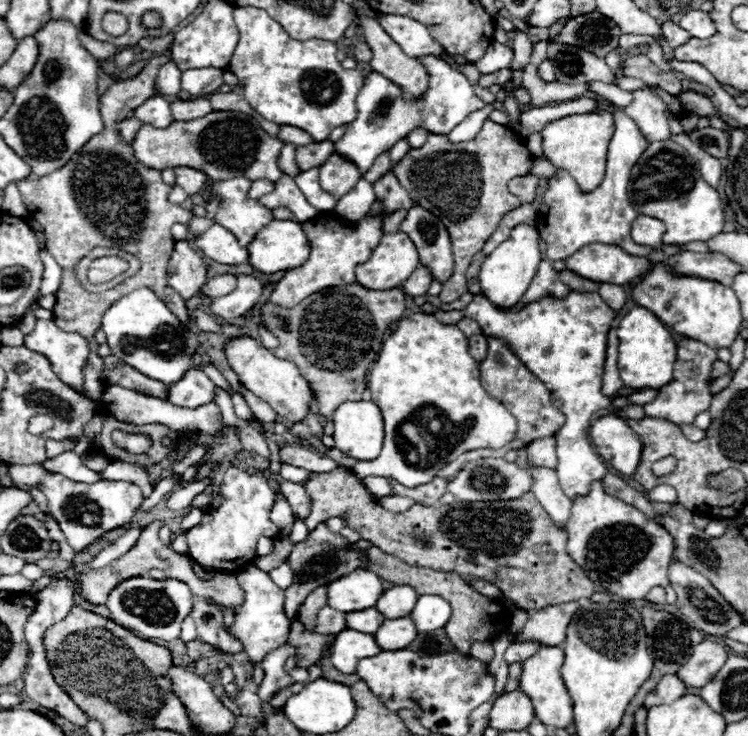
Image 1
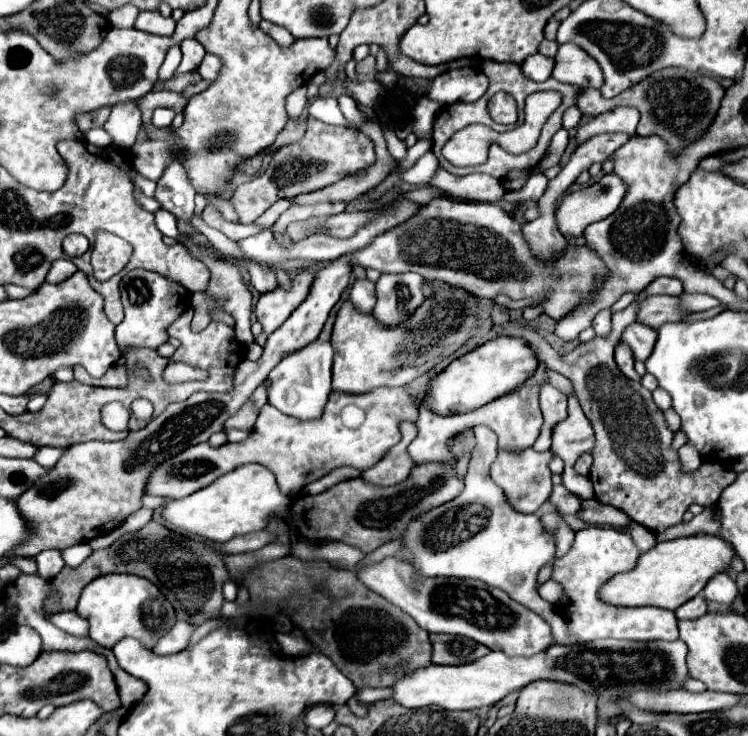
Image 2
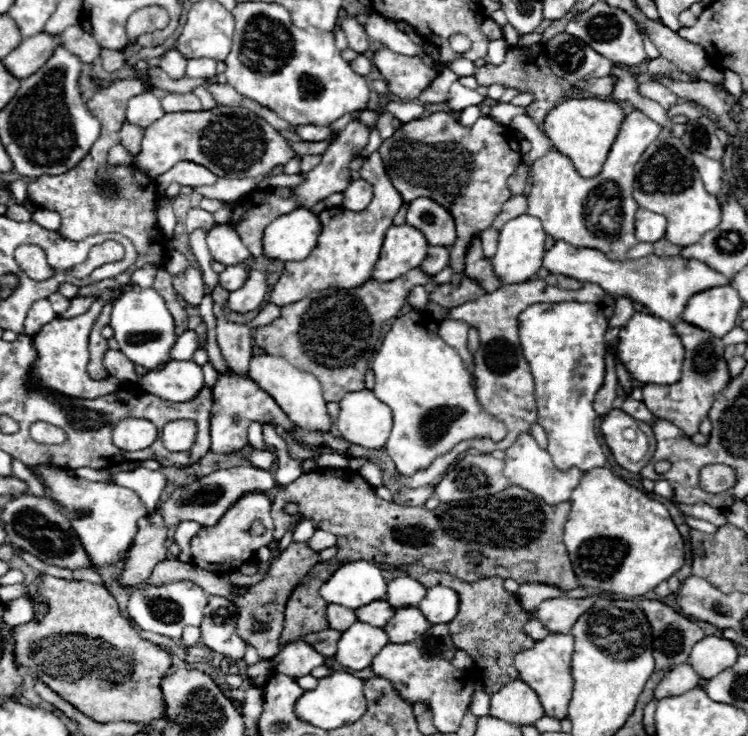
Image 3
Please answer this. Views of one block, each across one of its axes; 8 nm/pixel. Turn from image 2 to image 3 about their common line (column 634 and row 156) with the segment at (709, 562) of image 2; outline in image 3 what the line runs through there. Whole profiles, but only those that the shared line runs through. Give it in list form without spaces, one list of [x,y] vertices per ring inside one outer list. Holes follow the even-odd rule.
[[[564,100],[546,114],[544,132],[550,138],[552,146],[572,160],[576,172],[582,178],[594,178],[602,172],[602,164],[610,152],[610,146],[618,134],[618,126],[624,118],[624,110],[612,100]]]

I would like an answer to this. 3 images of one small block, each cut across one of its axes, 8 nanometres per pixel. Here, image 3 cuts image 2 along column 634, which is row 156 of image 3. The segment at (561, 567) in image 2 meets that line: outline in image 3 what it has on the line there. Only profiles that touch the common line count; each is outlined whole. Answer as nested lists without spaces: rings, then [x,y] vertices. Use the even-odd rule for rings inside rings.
[[[634,110],[628,114],[618,130],[618,138],[614,140],[604,168],[596,178],[578,176],[572,162],[552,148],[530,168],[534,186],[526,196],[528,214],[540,218],[546,234],[554,240],[564,240],[572,246],[596,248],[608,258],[636,260],[654,254],[652,244],[638,242],[634,236],[634,214],[638,204],[632,198],[632,182],[634,166],[642,156],[642,150],[646,150],[660,132],[662,128],[642,111]]]

